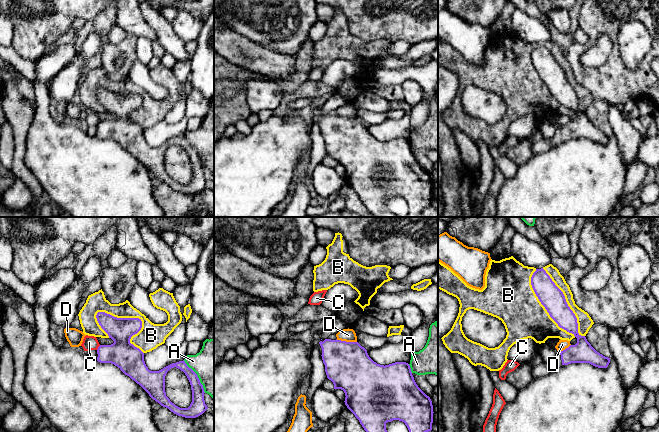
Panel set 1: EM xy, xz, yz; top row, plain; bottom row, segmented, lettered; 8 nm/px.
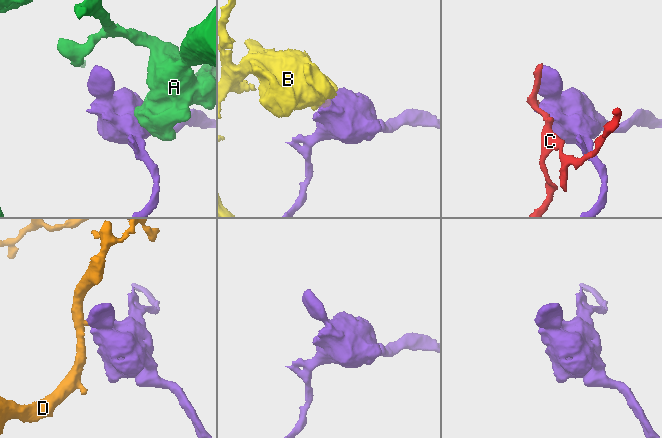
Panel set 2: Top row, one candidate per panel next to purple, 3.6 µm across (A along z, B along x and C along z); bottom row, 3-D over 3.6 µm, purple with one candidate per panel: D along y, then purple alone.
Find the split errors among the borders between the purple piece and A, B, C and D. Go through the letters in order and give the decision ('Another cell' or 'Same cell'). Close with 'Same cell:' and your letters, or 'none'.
A: Another cell
B: Another cell
C: Another cell
D: Another cell
Same cell: none

